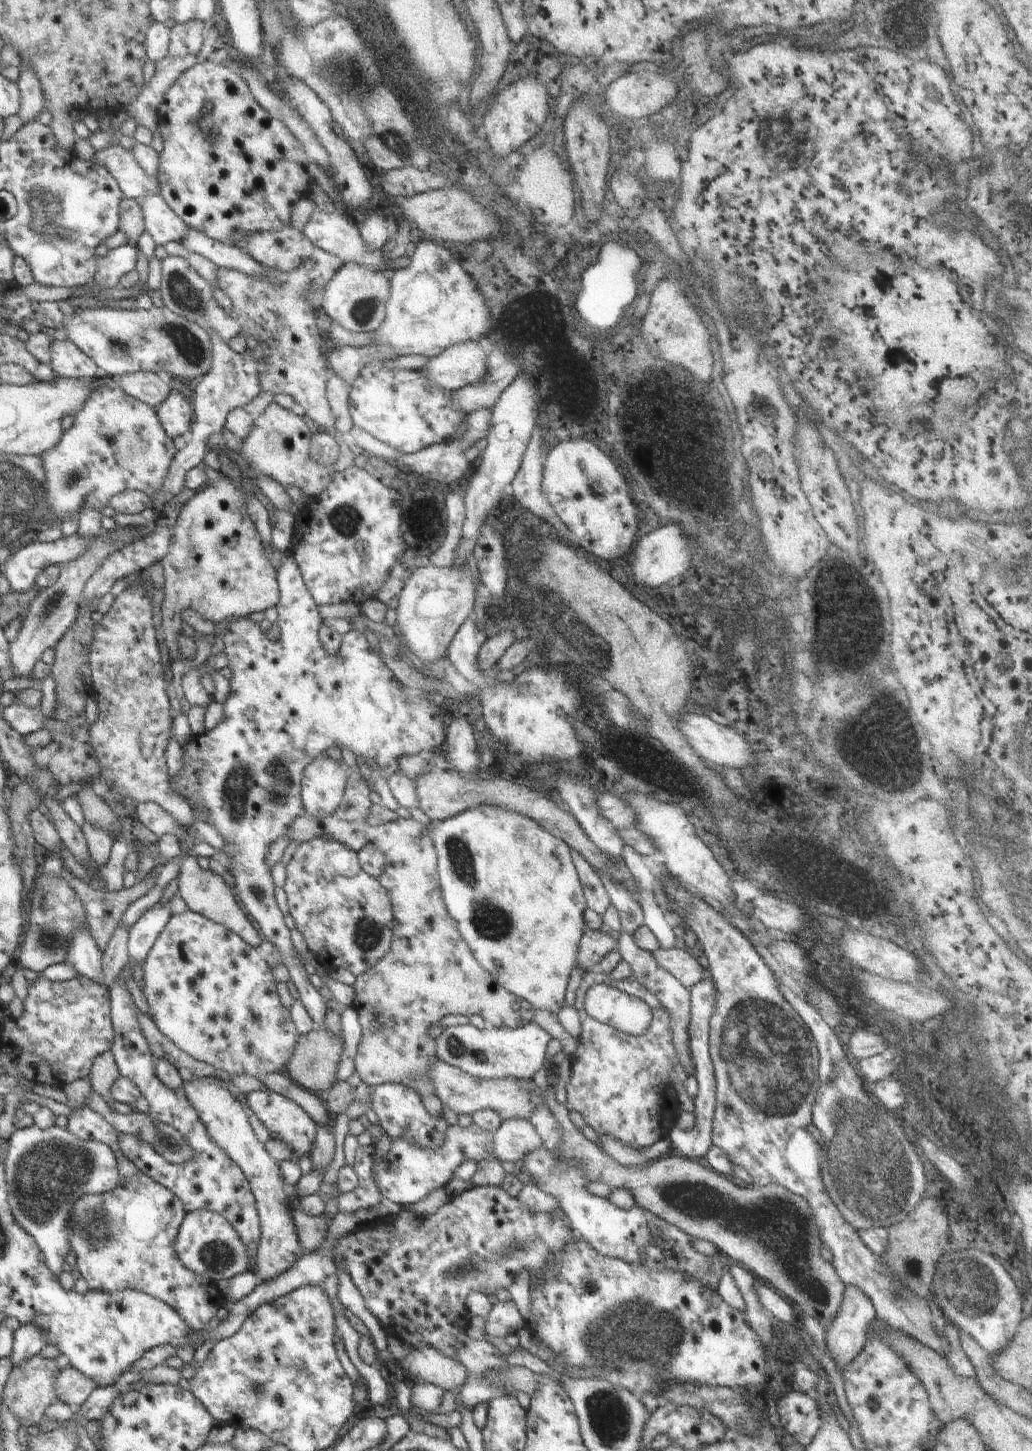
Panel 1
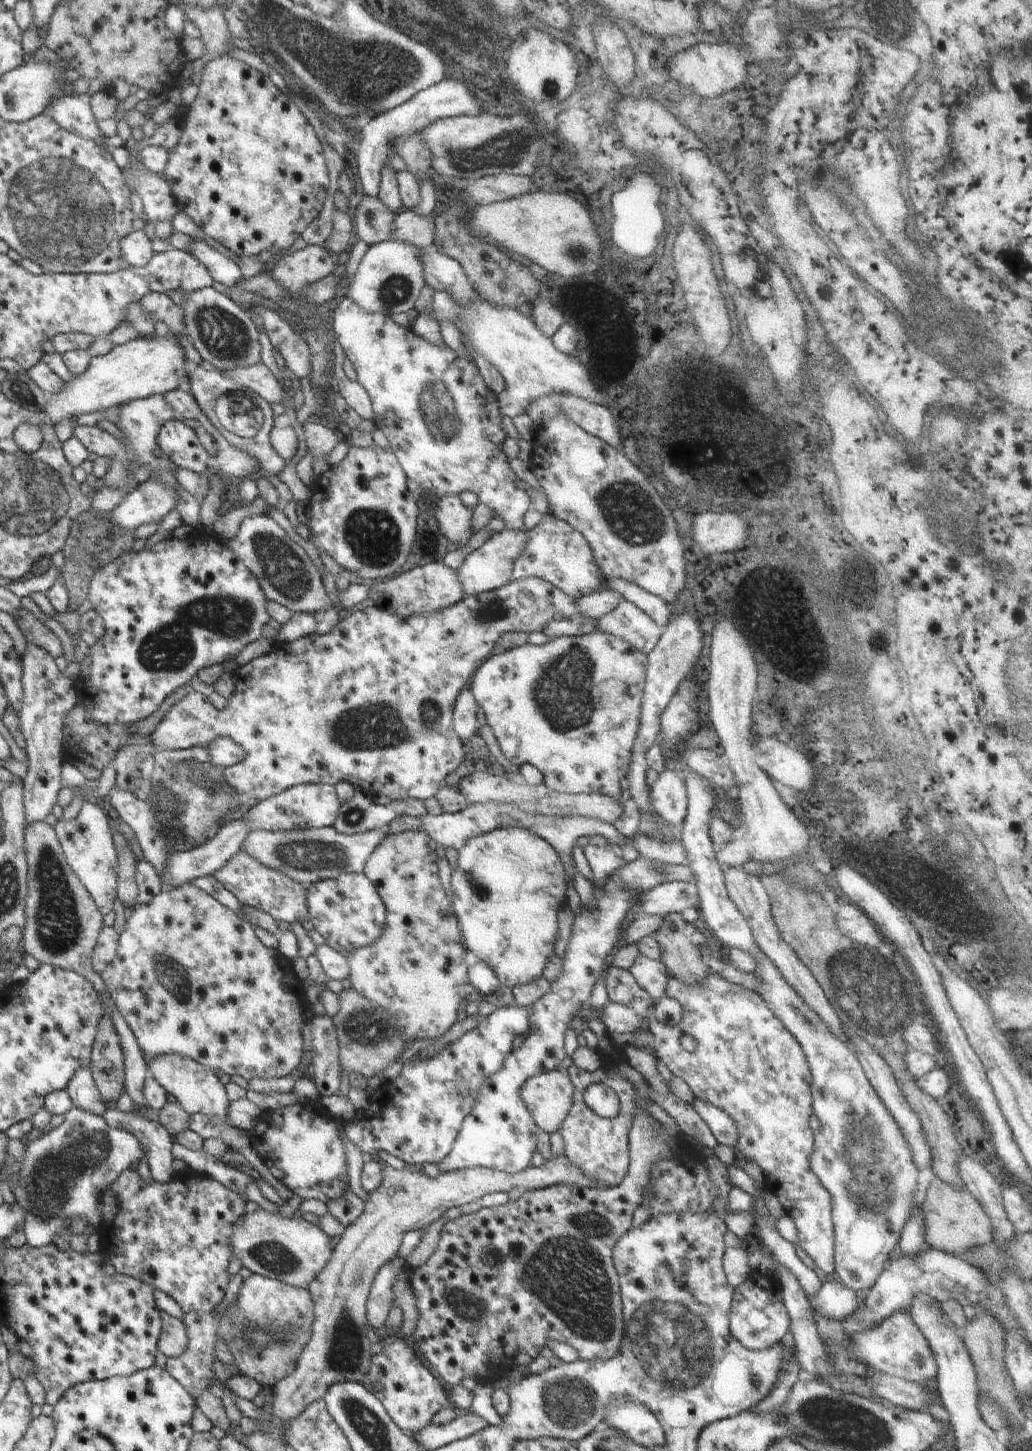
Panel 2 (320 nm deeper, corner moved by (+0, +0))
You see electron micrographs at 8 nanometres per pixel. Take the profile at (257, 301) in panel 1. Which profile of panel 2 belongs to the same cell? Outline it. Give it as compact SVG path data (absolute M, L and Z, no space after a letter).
M253 304L251 308L262 319L272 347L280 352L287 368L299 379L310 376L312 372L310 344L300 334L297 334L278 312L263 305Z

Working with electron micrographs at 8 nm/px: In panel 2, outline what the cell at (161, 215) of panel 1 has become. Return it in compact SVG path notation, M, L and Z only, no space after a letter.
M188 236L192 240L192 246L188 254L196 258L210 274L213 281L220 282L230 290L236 287L242 277L240 268L226 256L217 252L208 243L199 237Z

